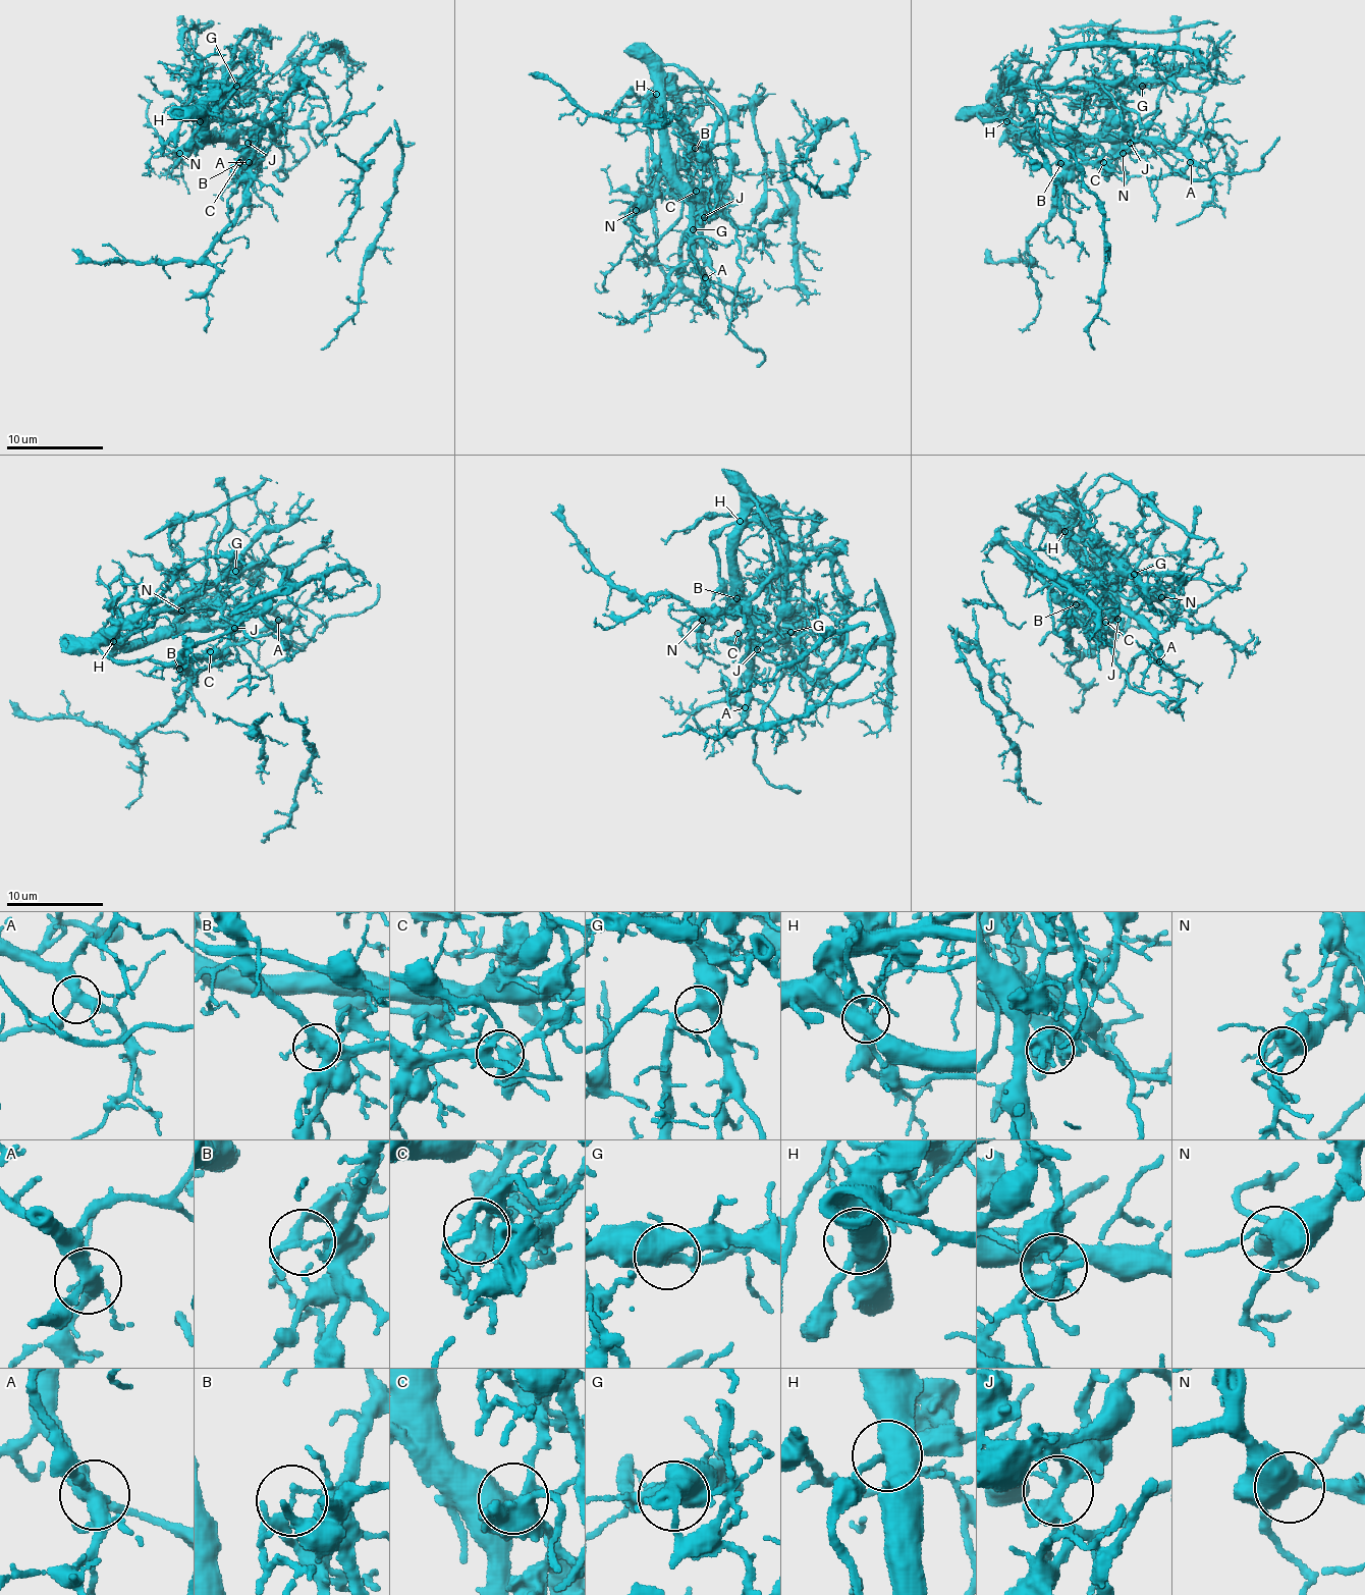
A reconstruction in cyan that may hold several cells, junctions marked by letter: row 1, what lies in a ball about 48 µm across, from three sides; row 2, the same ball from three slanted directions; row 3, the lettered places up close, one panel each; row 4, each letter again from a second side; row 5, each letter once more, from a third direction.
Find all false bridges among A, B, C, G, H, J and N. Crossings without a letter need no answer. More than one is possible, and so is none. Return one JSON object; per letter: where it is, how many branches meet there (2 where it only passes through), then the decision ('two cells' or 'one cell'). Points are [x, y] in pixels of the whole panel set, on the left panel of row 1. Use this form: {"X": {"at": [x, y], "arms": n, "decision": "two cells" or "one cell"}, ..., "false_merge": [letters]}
{"A": {"at": [249, 162], "arms": 5, "decision": "one cell"}, "B": {"at": [238, 163], "arms": 4, "decision": "two cells"}, "C": {"at": [239, 162], "arms": 5, "decision": "one cell"}, "G": {"at": [236, 86], "arms": 4, "decision": "one cell"}, "H": {"at": [200, 121], "arms": 5, "decision": "two cells"}, "J": {"at": [248, 143], "arms": 5, "decision": "two cells"}, "N": {"at": [179, 153], "arms": 5, "decision": "one cell"}, "false_merge": ["B", "H", "J"]}

